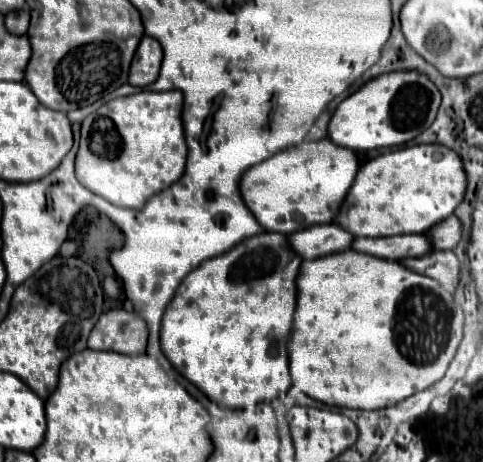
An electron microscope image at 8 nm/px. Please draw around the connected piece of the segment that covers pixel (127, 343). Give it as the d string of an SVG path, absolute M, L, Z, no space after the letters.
M111 309L103 313L93 327L89 347L139 355L145 353L147 339L147 323L137 313L125 309Z

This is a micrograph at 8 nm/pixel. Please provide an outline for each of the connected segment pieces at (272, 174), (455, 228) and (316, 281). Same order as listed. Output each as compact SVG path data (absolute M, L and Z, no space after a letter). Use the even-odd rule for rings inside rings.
M331 139L303 141L253 165L241 177L241 195L265 231L291 235L317 223L331 223L361 167L357 151L339 147Z
M451 215L451 219L443 219L443 223L437 223L431 231L427 231L427 235L437 251L445 251L453 249L459 243L461 229L463 223L455 215Z
M347 249L303 261L297 289L297 311L289 337L291 379L303 393L327 405L349 409L383 409L395 405L437 383L463 339L463 311L457 307L453 295L435 279L419 275L391 259ZM347 365L359 371L359 379L357 375L345 375Z

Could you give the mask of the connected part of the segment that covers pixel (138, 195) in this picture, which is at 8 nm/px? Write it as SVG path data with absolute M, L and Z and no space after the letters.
M141 91L129 97L117 97L101 105L95 113L91 113L83 121L81 127L81 143L75 161L75 173L79 183L117 207L141 209L149 197L171 187L175 181L181 179L185 171L187 143L185 143L181 111L183 111L181 91L163 91L163 93Z

